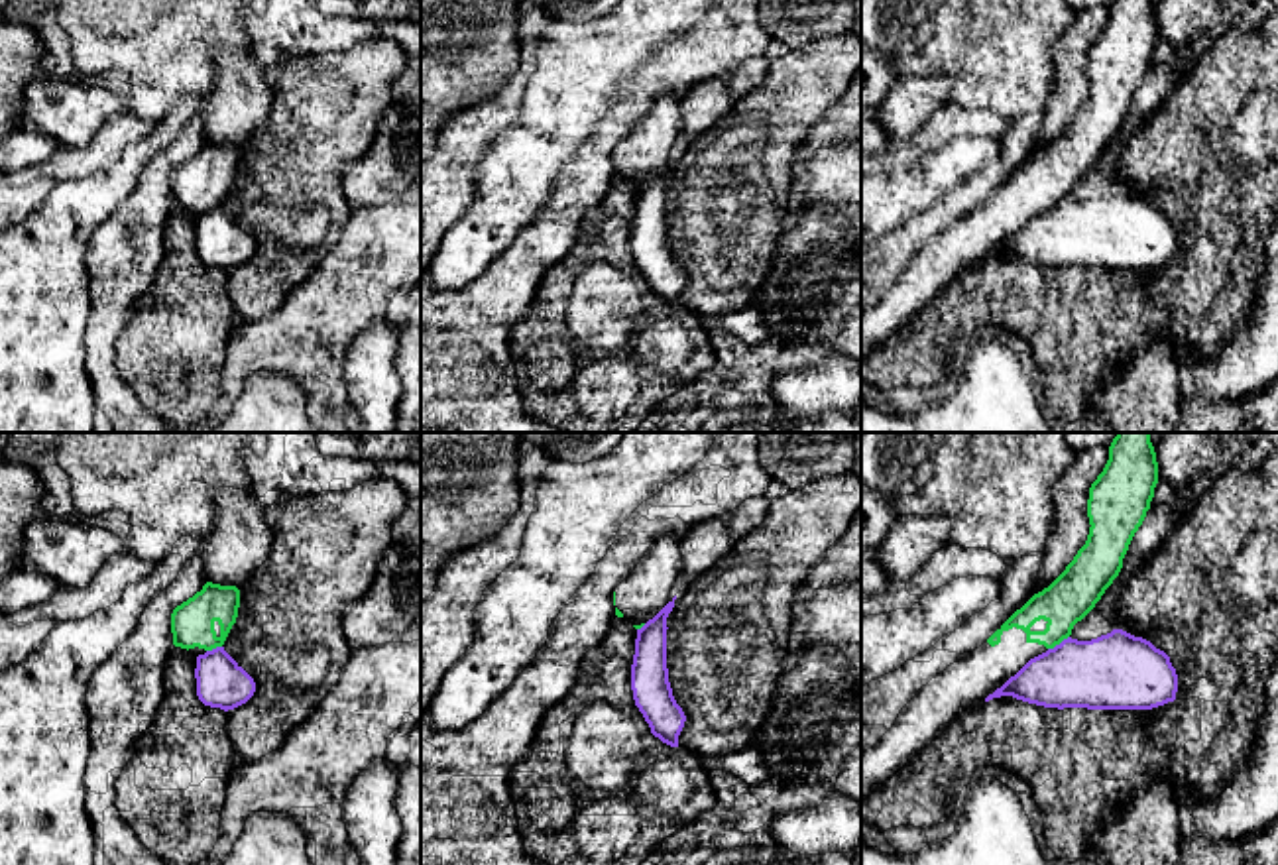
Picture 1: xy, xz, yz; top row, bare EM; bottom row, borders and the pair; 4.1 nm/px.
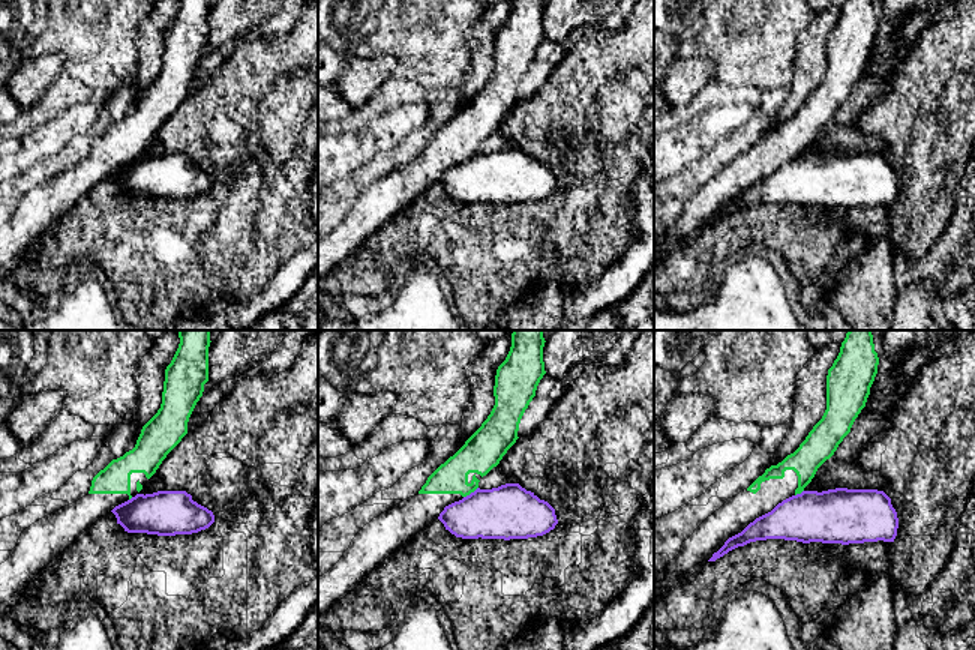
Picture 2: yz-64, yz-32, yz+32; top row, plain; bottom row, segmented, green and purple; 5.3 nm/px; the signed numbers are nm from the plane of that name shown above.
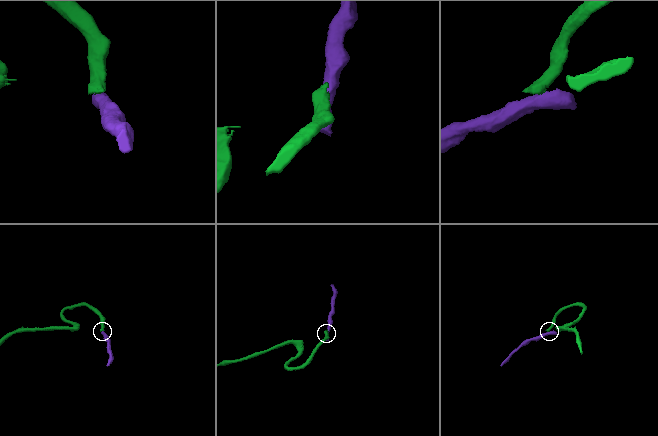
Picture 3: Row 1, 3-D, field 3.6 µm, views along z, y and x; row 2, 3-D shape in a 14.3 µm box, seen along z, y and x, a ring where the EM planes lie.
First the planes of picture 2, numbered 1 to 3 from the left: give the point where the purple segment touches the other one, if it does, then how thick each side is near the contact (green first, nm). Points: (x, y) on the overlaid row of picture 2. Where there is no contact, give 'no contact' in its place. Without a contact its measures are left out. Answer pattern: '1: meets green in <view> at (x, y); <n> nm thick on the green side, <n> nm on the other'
1: no contact
2: meets green in yz-32 at (470, 493); 200 nm thick on the green side, 280 nm on the other
3: meets green in yz+32 at (798, 493); 160 nm thick on the green side, 300 nm on the other

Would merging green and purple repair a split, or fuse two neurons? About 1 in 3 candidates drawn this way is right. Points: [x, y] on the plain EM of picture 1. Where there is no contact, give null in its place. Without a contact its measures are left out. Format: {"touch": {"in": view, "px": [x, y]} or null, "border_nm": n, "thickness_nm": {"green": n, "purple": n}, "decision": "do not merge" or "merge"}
{"touch": {"in": "yz", "px": [1058, 203]}, "border_nm": 110, "thickness_nm": {"green": 190, "purple": 300}, "decision": "do not merge"}

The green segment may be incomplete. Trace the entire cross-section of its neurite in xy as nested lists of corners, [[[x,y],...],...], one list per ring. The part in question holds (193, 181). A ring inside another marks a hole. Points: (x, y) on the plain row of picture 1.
[[[206,142],[171,173],[173,204],[199,216],[222,206],[240,167],[240,149]]]

